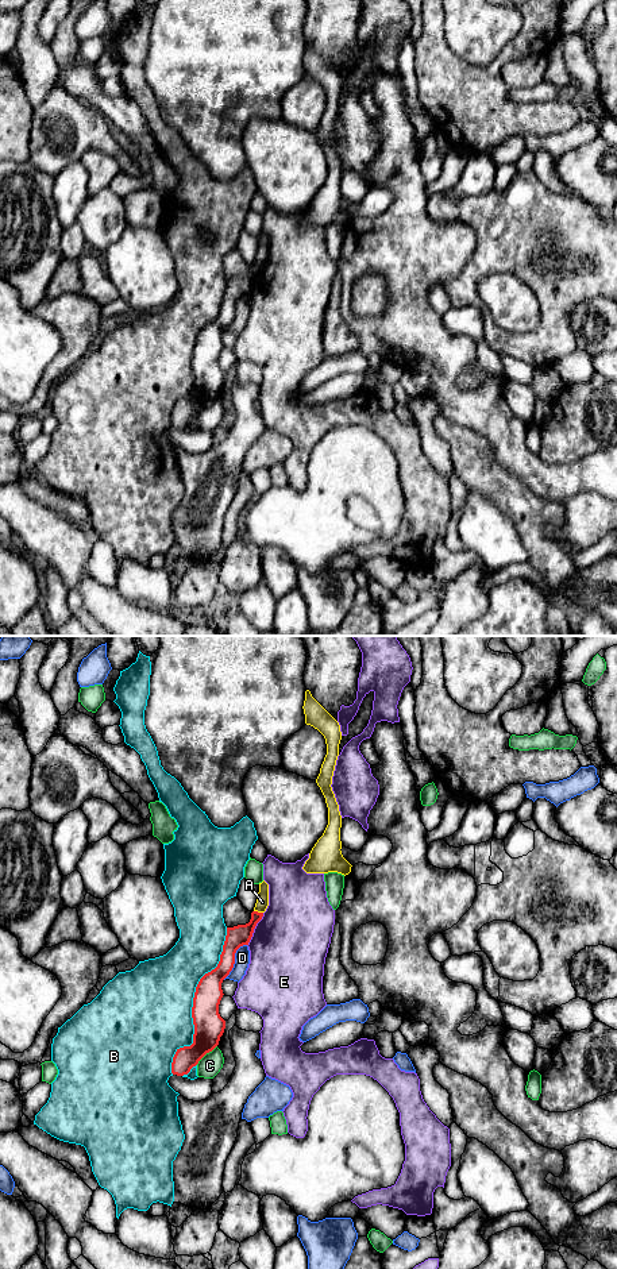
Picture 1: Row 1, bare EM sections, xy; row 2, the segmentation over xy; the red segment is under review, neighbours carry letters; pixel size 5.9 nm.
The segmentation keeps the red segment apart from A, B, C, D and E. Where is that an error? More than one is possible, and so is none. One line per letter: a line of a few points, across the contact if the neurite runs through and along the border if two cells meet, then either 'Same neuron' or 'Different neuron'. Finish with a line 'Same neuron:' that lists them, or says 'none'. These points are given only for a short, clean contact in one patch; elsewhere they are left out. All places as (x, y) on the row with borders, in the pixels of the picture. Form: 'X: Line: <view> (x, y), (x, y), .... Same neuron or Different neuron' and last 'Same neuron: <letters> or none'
A: Line: xy (254, 910), (262, 913). Different neuron
B: Different neuron
C: Different neuron
D: Different neuron
E: Different neuron
Same neuron: none

